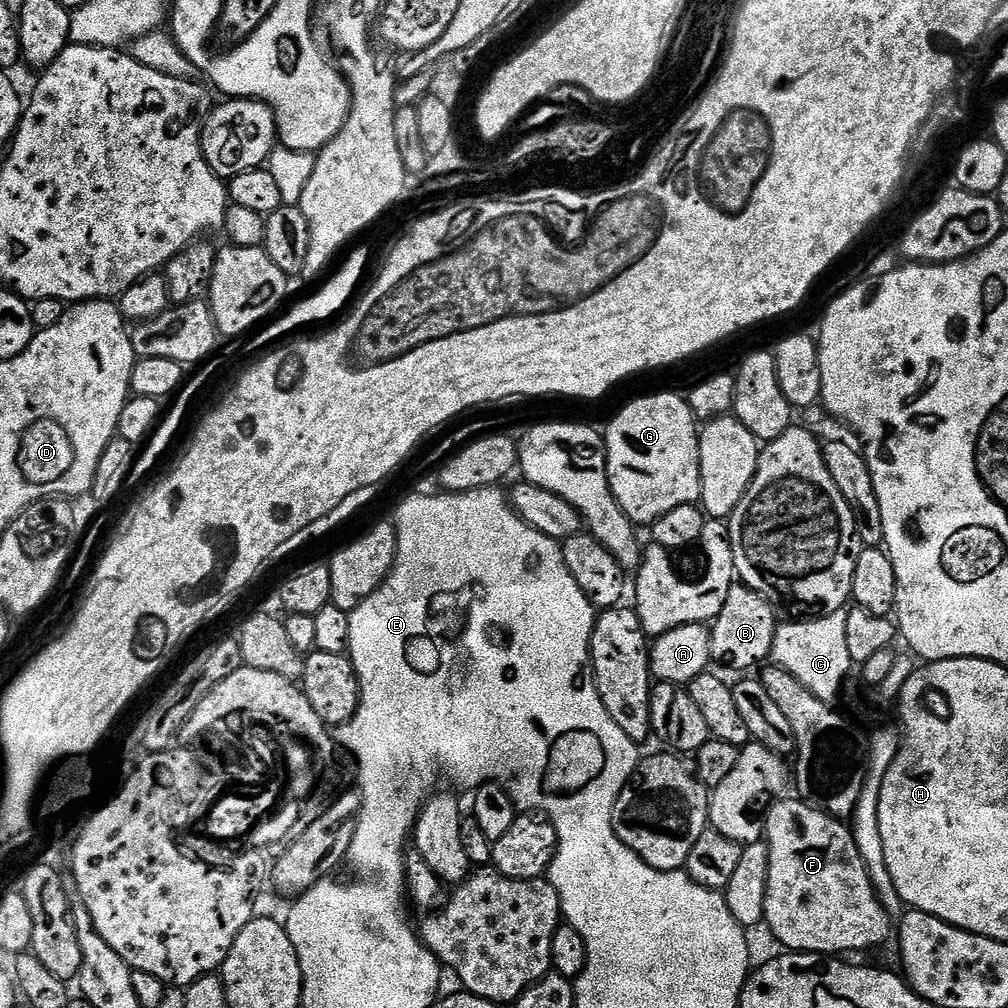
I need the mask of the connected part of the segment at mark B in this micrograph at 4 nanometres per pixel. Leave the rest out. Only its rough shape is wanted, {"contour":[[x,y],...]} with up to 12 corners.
{"contour":[[739,582],[711,627],[711,656],[734,670],[765,663],[777,611]]}

